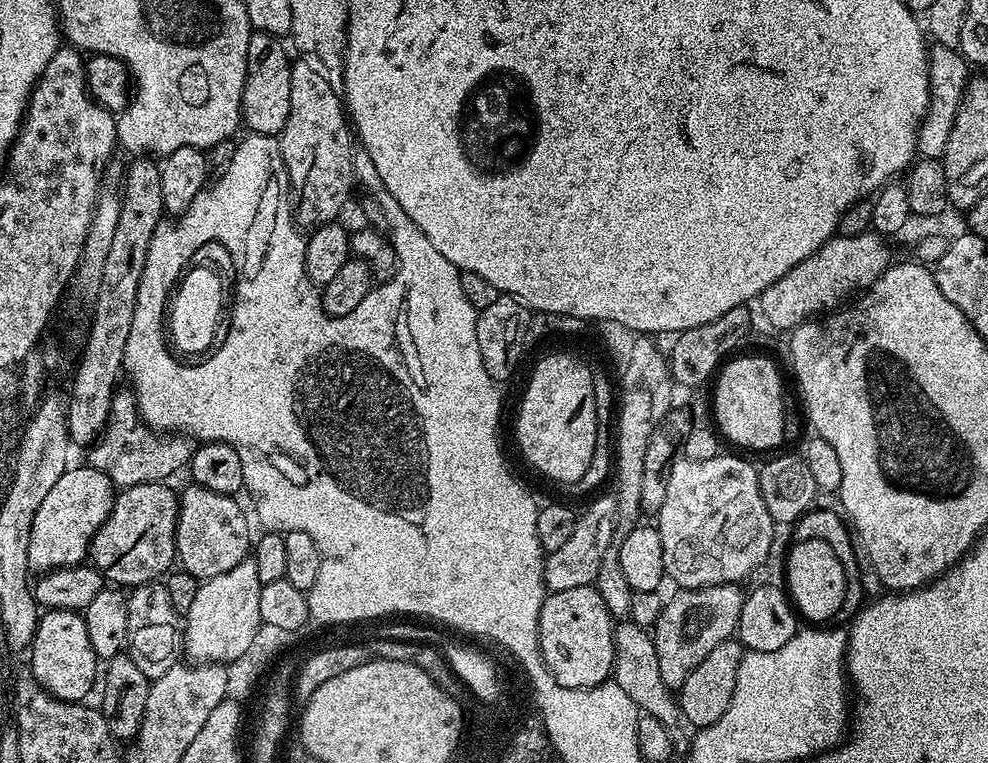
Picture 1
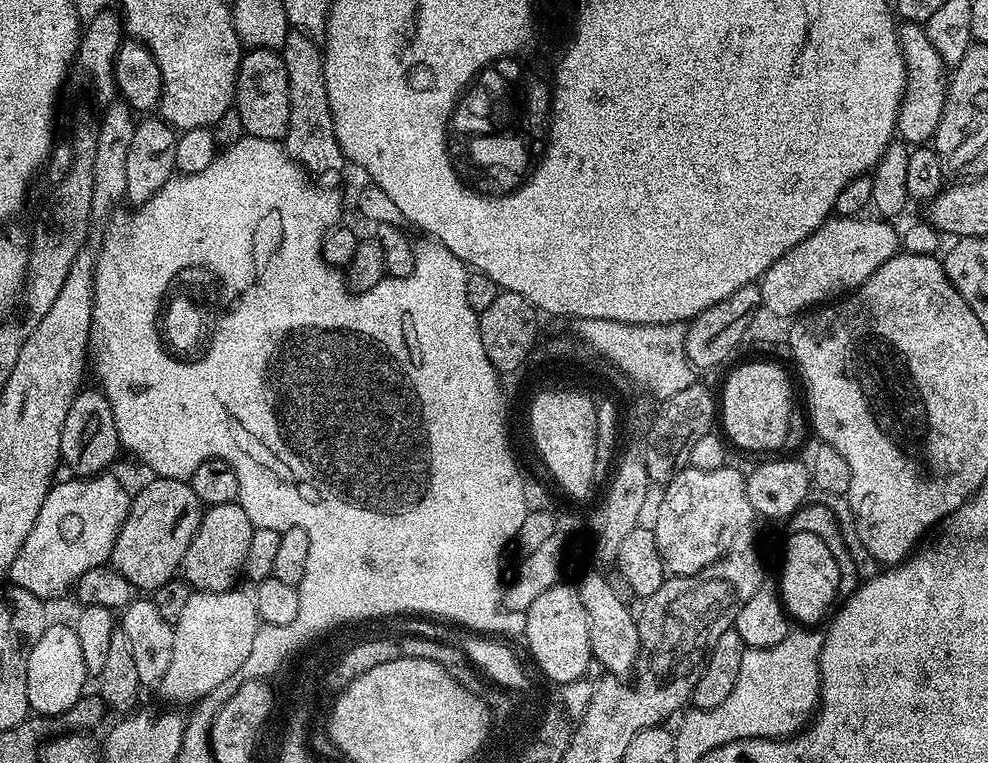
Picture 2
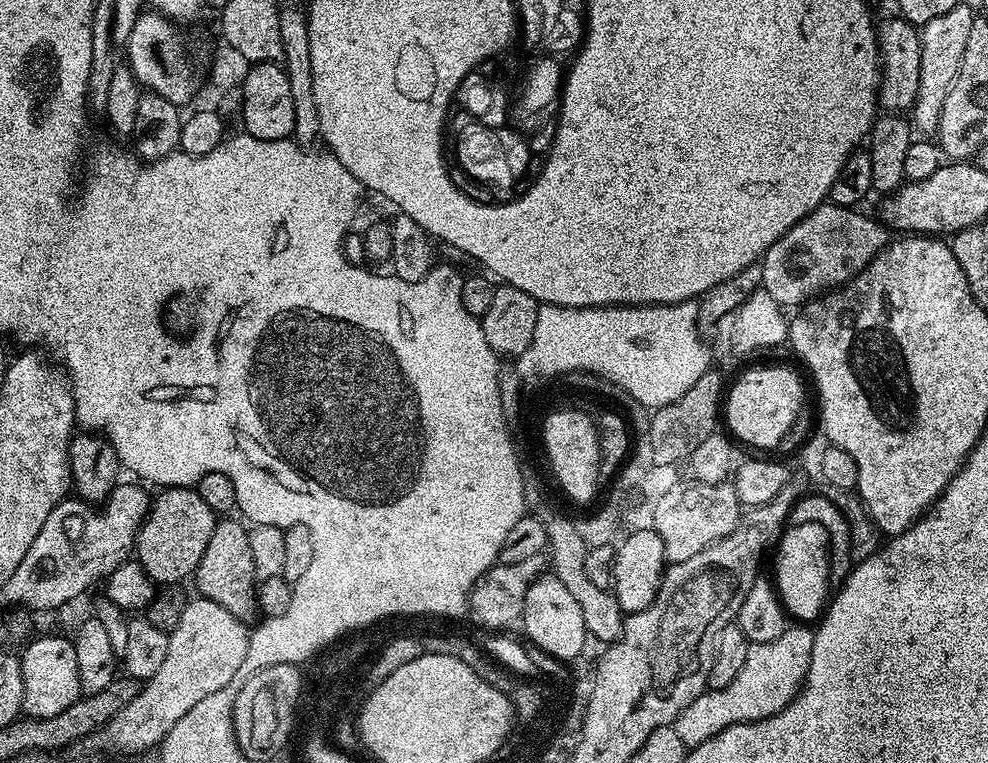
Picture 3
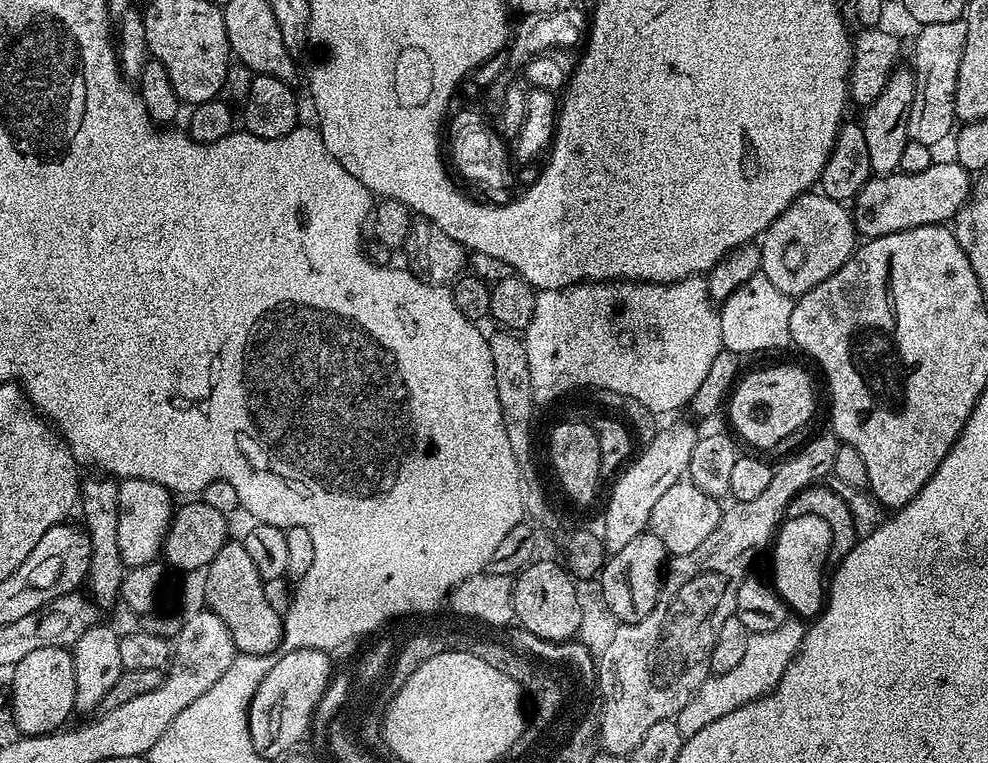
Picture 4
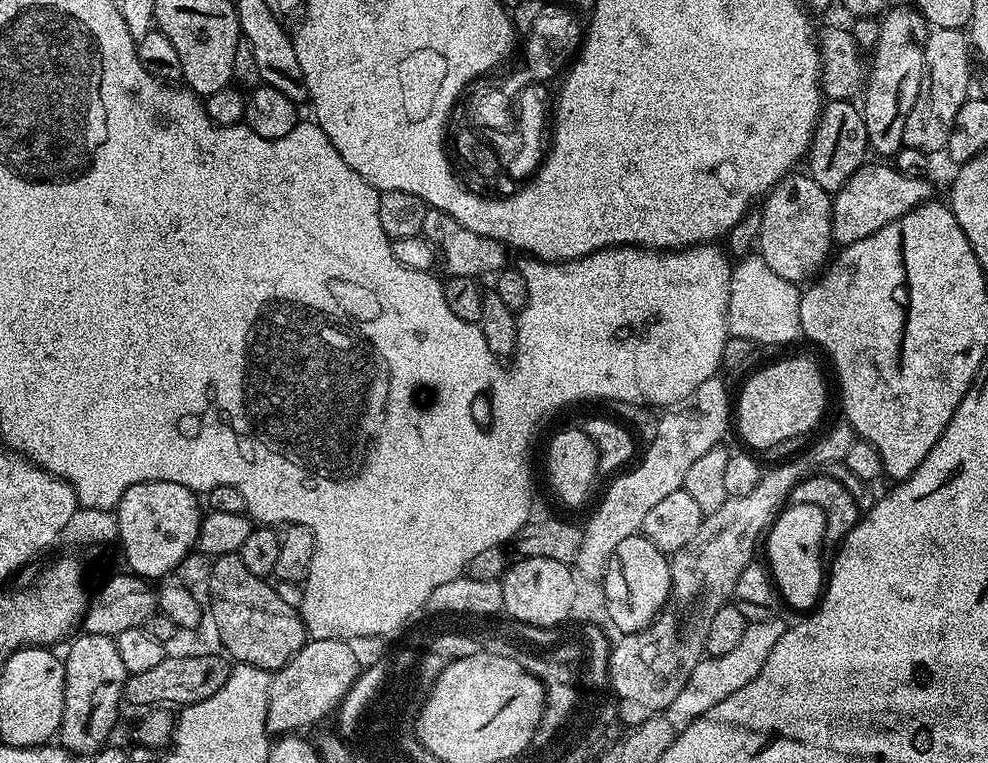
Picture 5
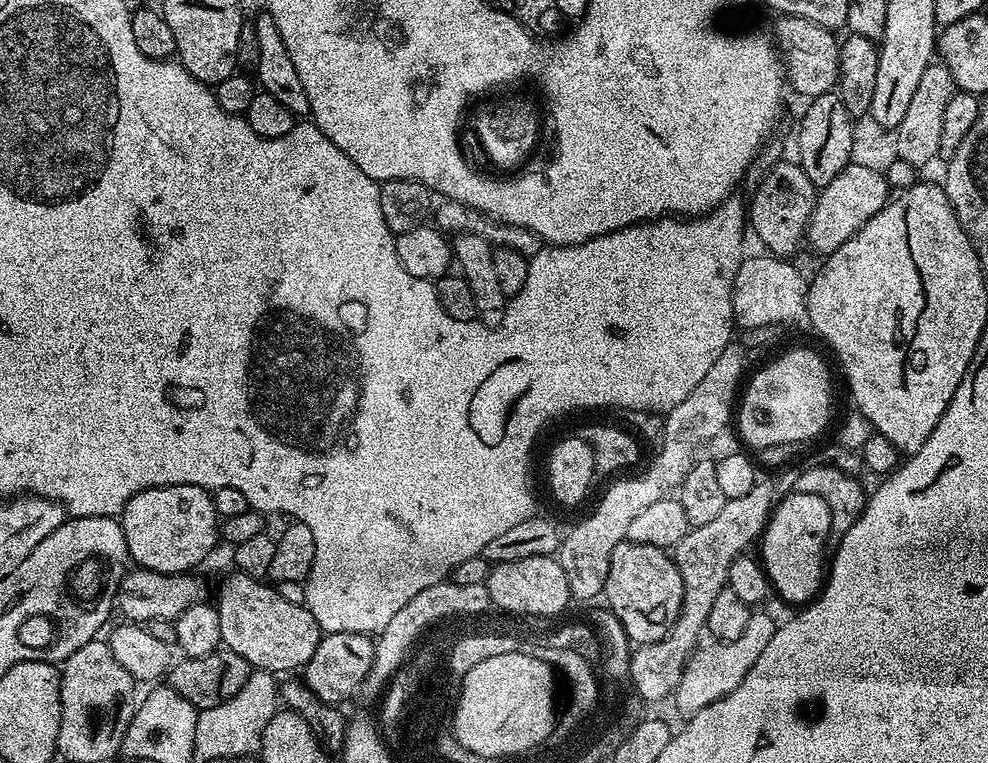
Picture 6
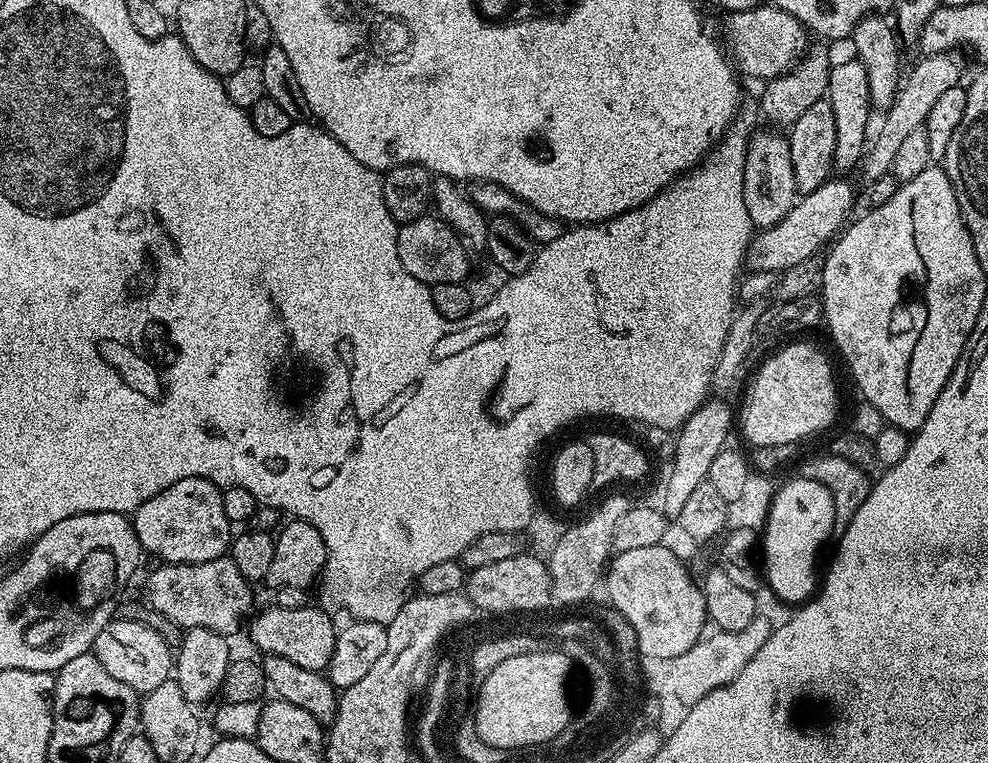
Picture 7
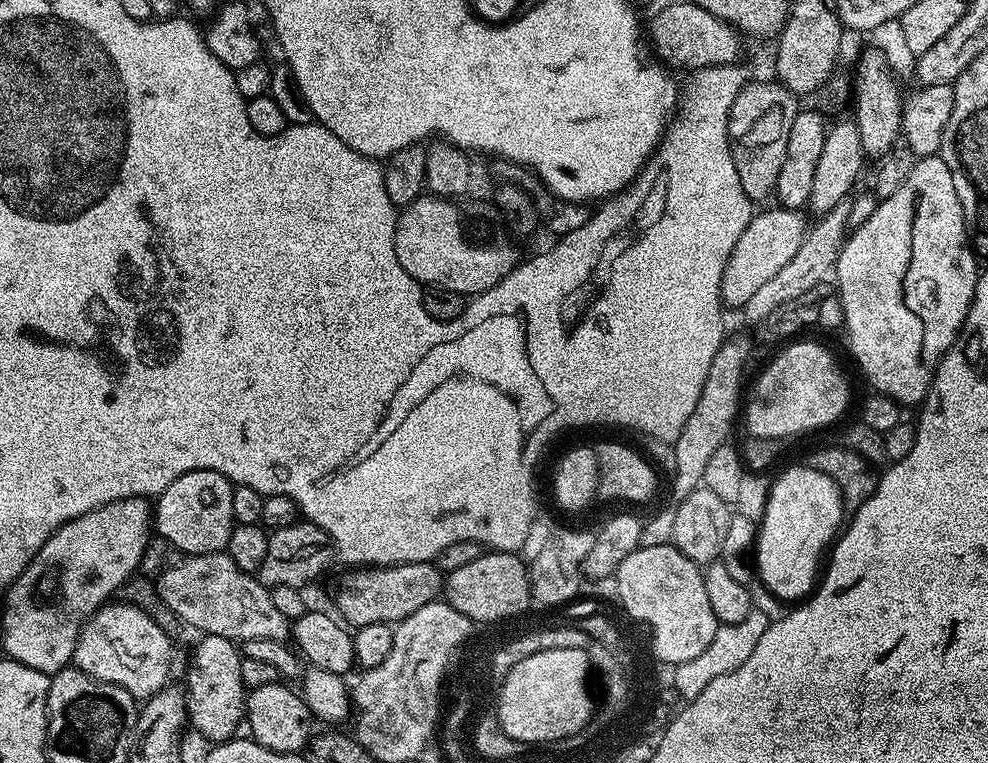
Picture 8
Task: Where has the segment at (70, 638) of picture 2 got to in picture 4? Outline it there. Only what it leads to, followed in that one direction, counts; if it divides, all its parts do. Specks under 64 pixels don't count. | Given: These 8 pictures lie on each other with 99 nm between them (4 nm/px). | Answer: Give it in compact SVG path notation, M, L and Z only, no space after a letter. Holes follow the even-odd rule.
M45 646L43 650L33 650L31 654L26 654L26 658L22 658L22 662L14 665L10 675L12 675L11 720L17 724L20 734L44 736L48 732L61 731L69 723L68 715L73 715L76 706L76 686L74 662L68 648Z

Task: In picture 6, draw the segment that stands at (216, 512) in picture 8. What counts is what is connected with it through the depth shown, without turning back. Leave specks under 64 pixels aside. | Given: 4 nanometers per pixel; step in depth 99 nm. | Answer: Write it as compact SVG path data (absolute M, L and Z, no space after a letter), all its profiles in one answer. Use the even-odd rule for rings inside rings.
M189 484L147 488L134 494L126 502L122 523L131 563L162 574L196 570L222 536L222 520L214 510L212 492Z

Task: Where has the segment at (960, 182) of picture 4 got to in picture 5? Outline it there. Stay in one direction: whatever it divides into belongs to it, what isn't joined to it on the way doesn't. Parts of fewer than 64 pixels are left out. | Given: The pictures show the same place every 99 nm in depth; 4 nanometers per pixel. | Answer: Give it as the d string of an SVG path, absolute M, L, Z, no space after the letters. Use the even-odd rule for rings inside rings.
M865 162L848 179L846 186L832 196L832 239L837 245L853 244L862 238L870 238L882 226L890 226L902 214L914 210L919 204L933 199L934 192L925 177L906 178L888 162Z

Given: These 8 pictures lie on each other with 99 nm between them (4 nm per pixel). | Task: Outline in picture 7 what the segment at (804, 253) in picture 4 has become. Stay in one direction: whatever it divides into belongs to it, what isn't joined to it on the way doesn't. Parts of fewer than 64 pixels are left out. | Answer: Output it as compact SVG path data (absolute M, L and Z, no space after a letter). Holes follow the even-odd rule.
M756 131L749 135L742 194L746 198L750 222L760 230L782 222L782 218L786 218L788 211L796 205L798 193L794 182L794 166L790 162L790 146L783 135Z

